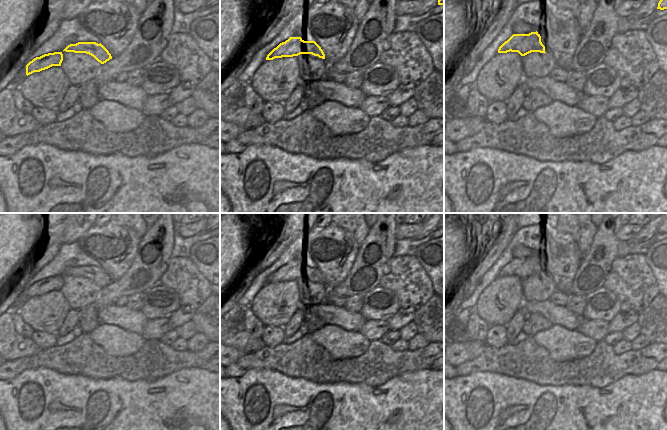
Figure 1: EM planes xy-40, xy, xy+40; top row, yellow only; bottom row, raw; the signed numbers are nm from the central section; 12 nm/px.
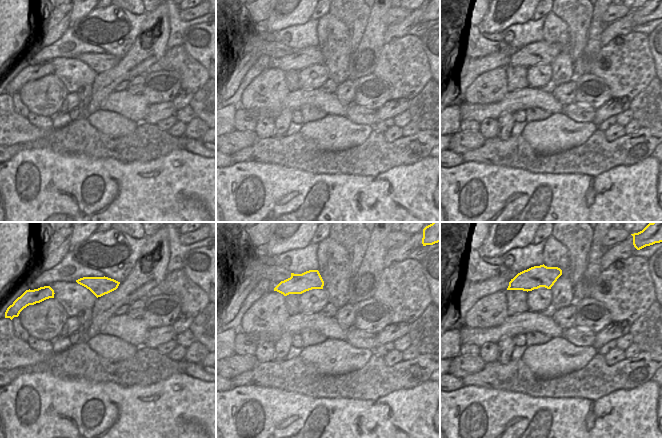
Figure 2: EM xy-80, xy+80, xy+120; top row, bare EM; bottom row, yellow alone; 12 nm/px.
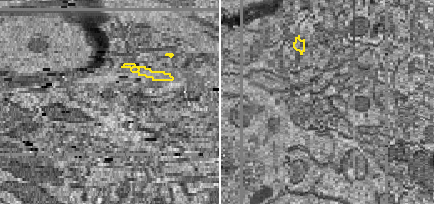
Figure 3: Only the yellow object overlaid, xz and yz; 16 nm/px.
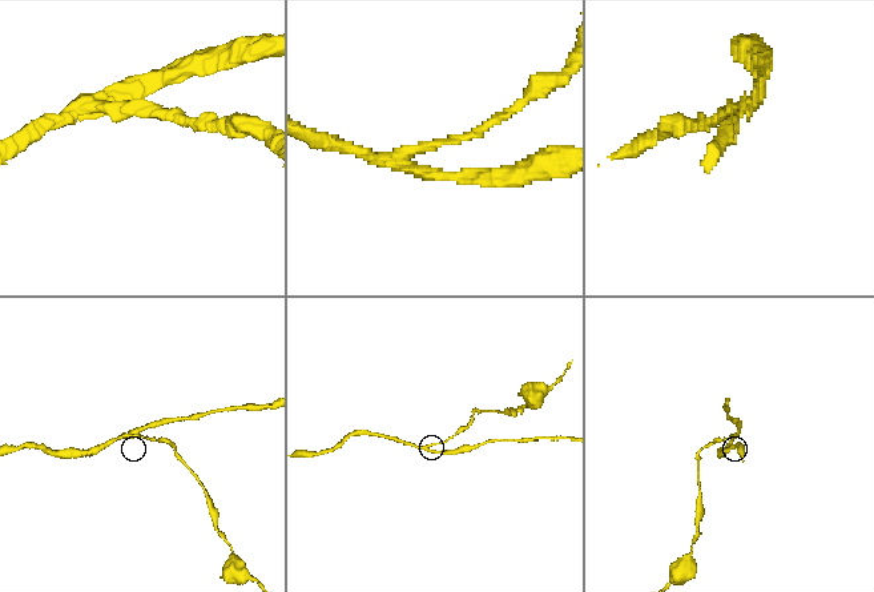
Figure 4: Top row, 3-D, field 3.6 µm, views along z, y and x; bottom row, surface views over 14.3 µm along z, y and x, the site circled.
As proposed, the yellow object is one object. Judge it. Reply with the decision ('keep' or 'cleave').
cleave

